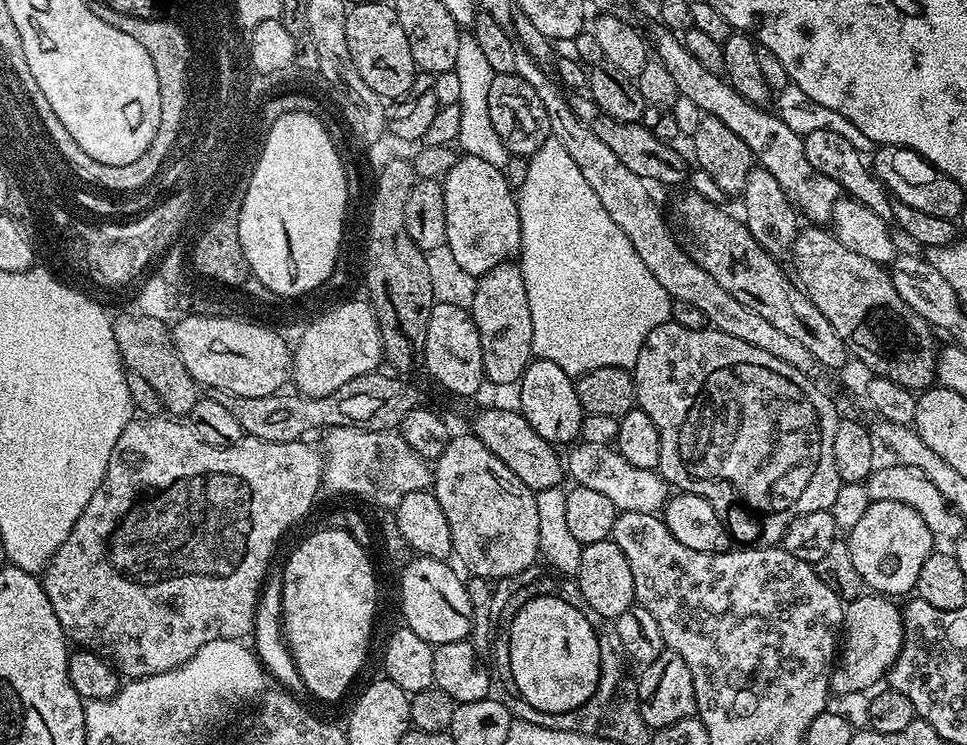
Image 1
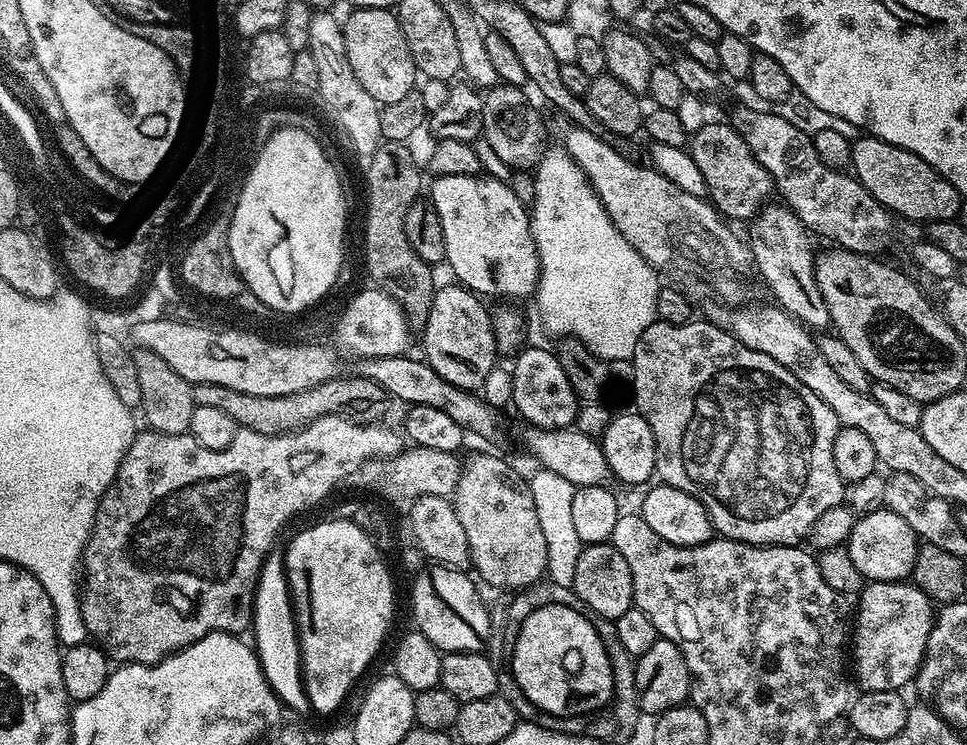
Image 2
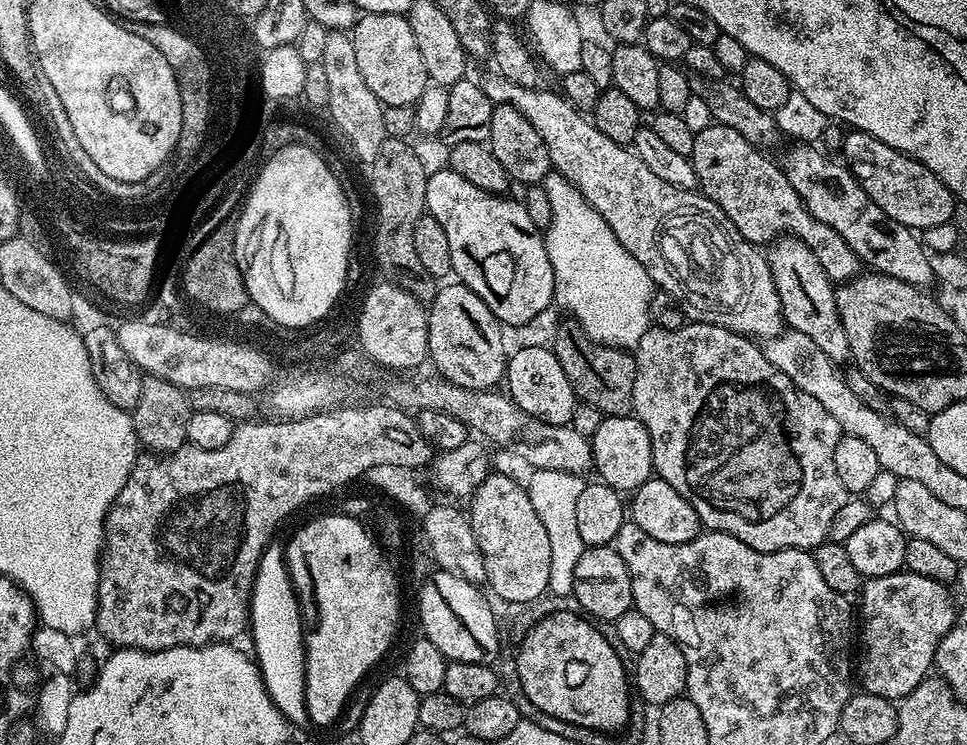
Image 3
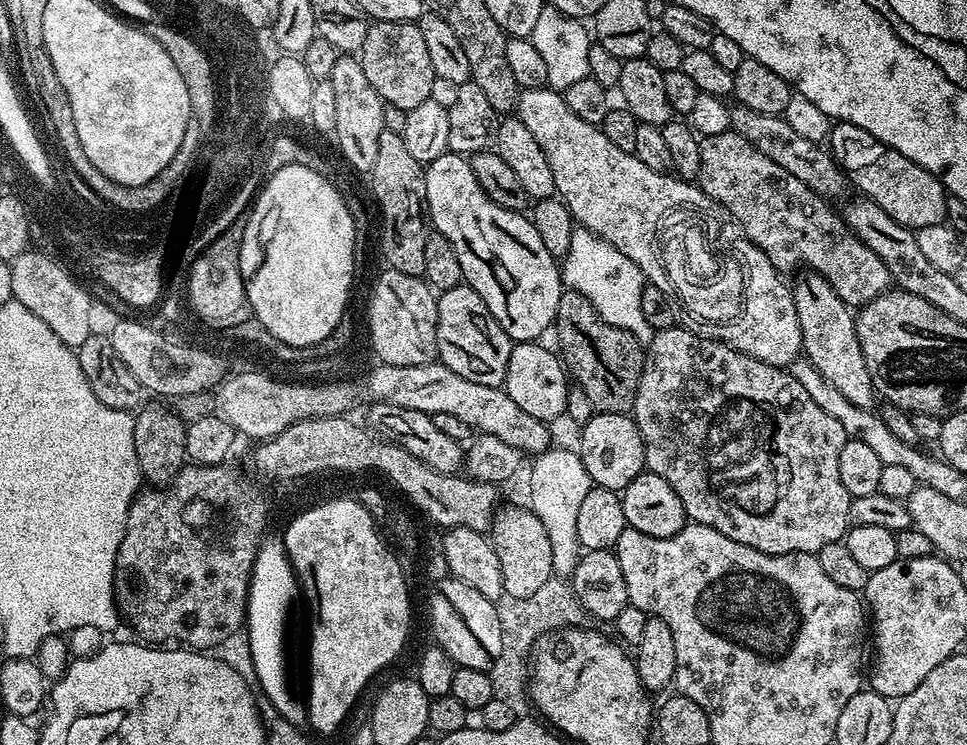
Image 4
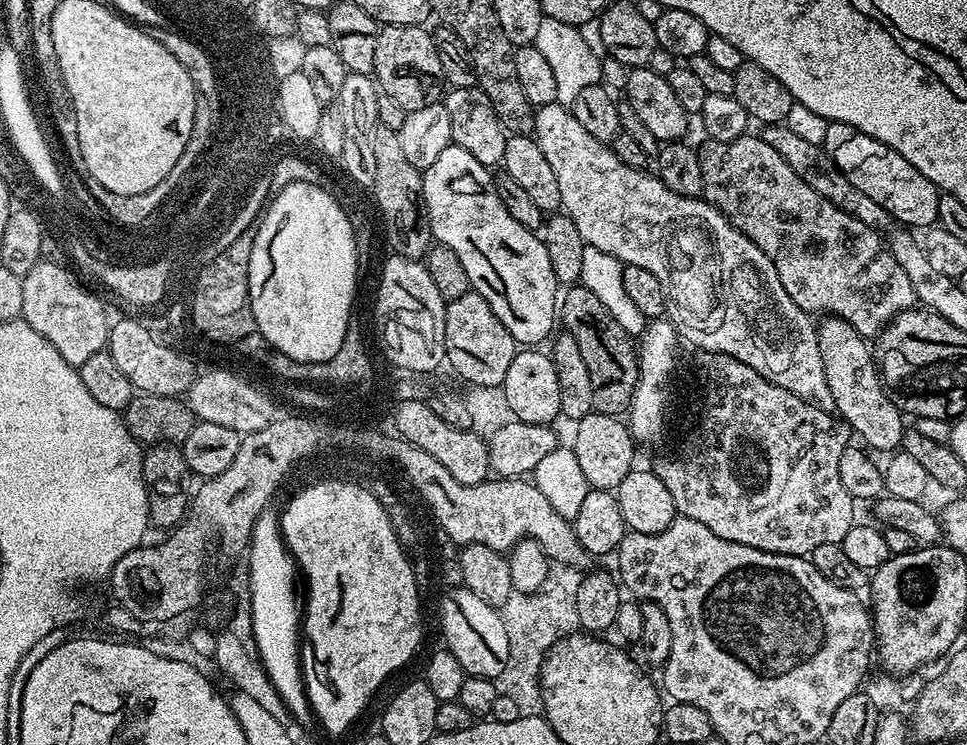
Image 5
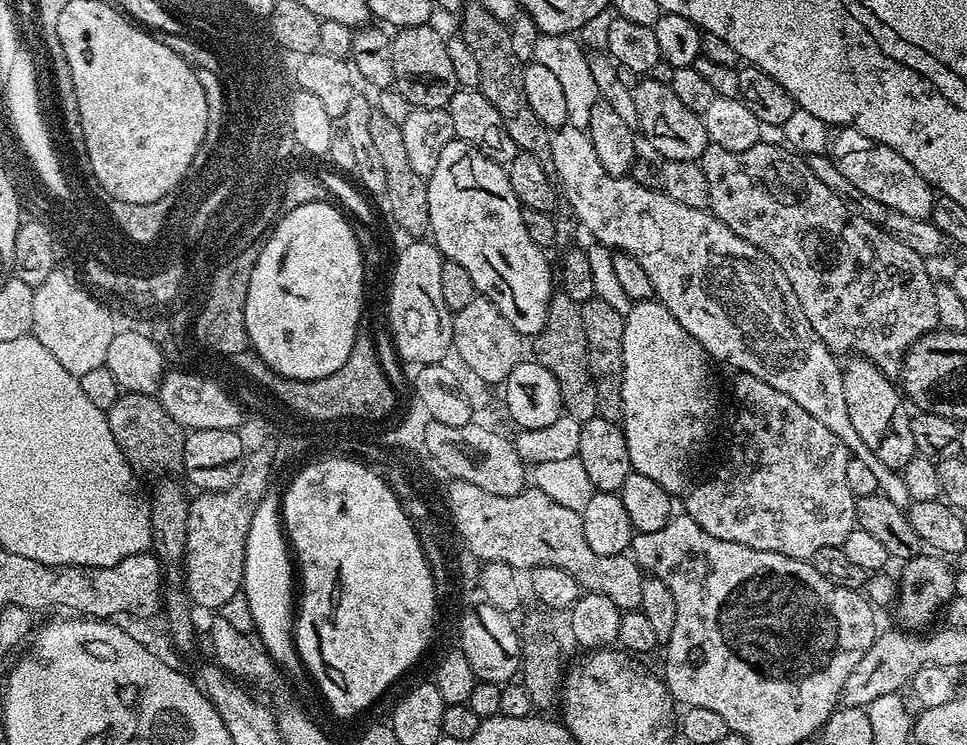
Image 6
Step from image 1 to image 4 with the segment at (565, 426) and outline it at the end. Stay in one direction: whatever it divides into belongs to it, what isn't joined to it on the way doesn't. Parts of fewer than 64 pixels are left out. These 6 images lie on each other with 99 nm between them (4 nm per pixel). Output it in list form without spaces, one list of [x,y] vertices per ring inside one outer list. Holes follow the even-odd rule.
[[[540,342],[513,343],[502,387],[514,406],[518,406],[518,410],[530,414],[530,418],[553,422],[565,415],[564,407],[570,384],[559,355],[542,345]]]

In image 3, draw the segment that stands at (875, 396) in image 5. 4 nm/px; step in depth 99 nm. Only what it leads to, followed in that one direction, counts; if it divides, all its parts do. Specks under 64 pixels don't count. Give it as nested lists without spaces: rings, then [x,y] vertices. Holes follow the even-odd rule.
[[[780,236],[767,245],[766,255],[770,274],[774,278],[774,286],[778,290],[778,298],[782,302],[785,325],[798,334],[809,335],[834,363],[842,364],[842,361],[847,361],[851,357],[849,338],[842,326],[842,318],[838,314],[836,288],[833,280],[826,274],[822,262],[814,258],[814,250],[810,250],[810,246],[806,246],[806,242],[802,242],[797,236]]]

